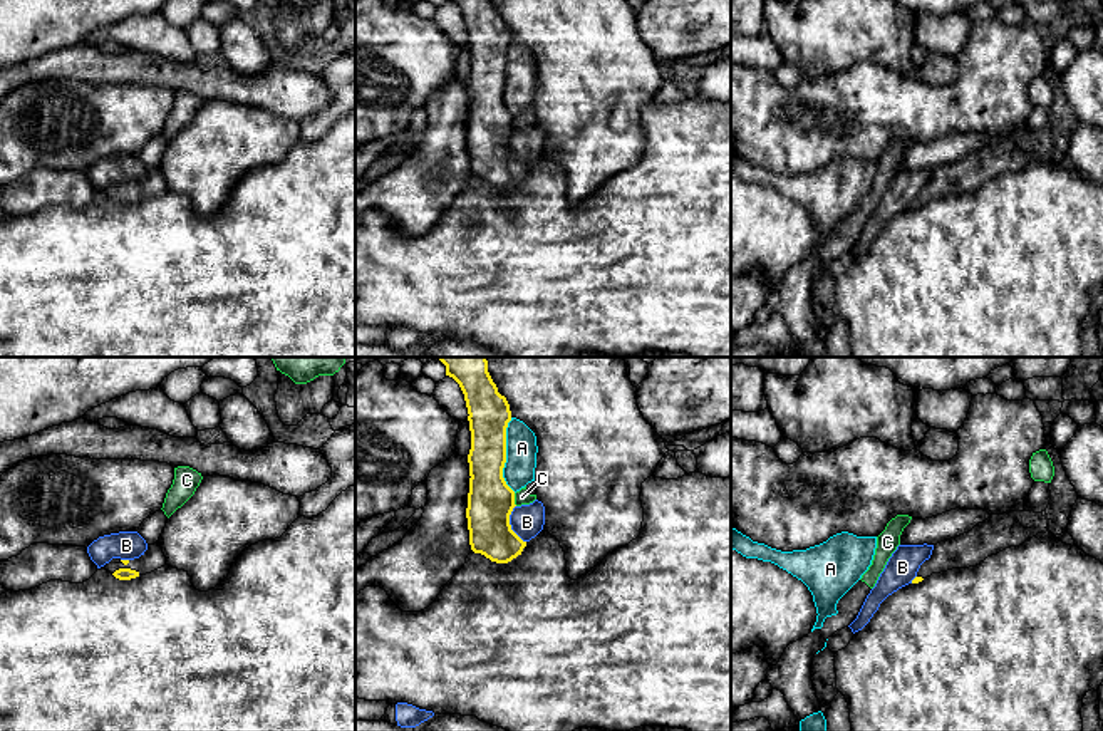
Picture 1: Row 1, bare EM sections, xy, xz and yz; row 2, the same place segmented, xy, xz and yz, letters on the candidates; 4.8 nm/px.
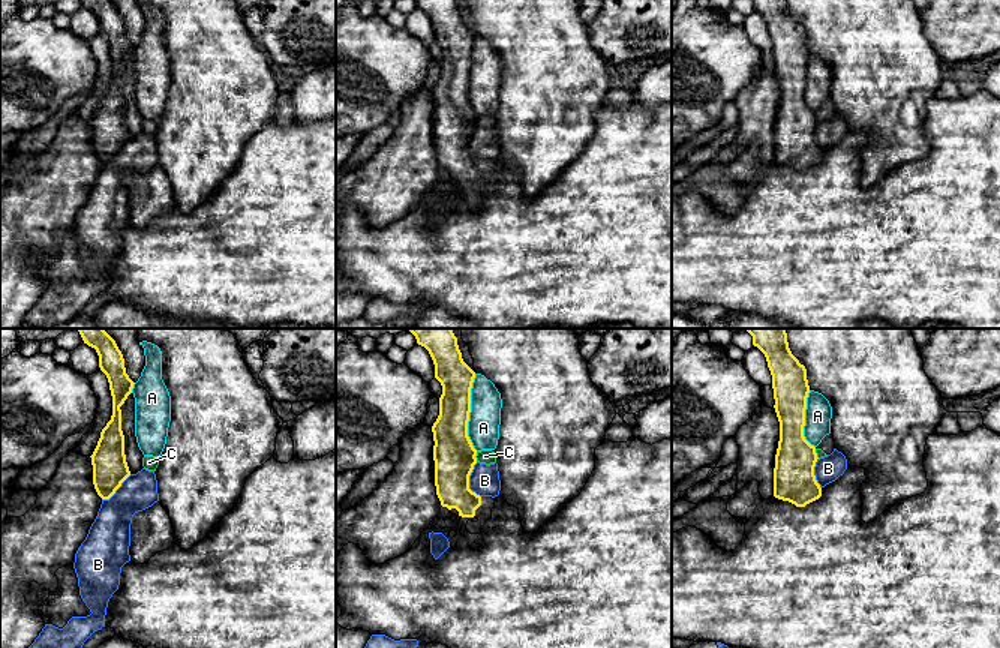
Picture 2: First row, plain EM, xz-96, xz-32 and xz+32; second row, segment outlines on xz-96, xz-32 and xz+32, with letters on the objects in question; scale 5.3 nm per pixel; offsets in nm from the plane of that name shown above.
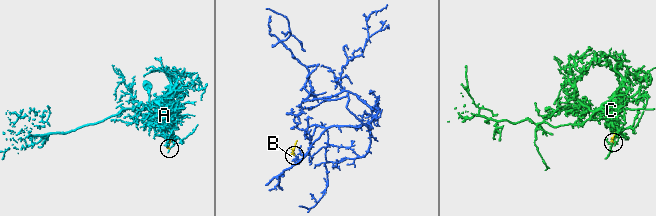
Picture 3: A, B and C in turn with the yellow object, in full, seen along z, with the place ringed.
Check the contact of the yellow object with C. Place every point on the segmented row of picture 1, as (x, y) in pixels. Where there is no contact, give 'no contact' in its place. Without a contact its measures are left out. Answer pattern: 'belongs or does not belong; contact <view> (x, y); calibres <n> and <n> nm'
does not belong; contact xz (513, 500); calibres 220 and 70 nm

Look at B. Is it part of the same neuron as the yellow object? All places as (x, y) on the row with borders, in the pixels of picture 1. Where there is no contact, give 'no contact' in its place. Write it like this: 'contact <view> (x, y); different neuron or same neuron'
contact xz (508, 523); different neuron

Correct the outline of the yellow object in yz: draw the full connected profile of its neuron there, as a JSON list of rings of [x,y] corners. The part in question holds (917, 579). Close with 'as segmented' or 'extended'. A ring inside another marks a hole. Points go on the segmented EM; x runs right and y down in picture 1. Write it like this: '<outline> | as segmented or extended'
[[[1024,510],[992,515],[969,533],[934,545],[930,558],[920,565],[912,583],[922,582],[932,573],[976,567],[987,557],[1019,547],[1038,533],[1046,531],[1048,520],[1043,513]]] | extended

